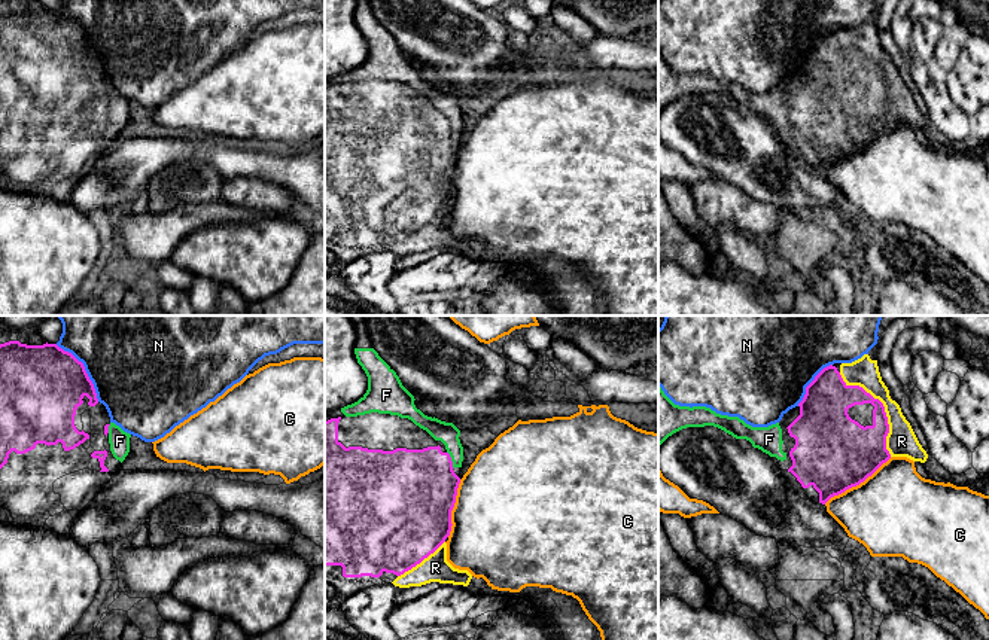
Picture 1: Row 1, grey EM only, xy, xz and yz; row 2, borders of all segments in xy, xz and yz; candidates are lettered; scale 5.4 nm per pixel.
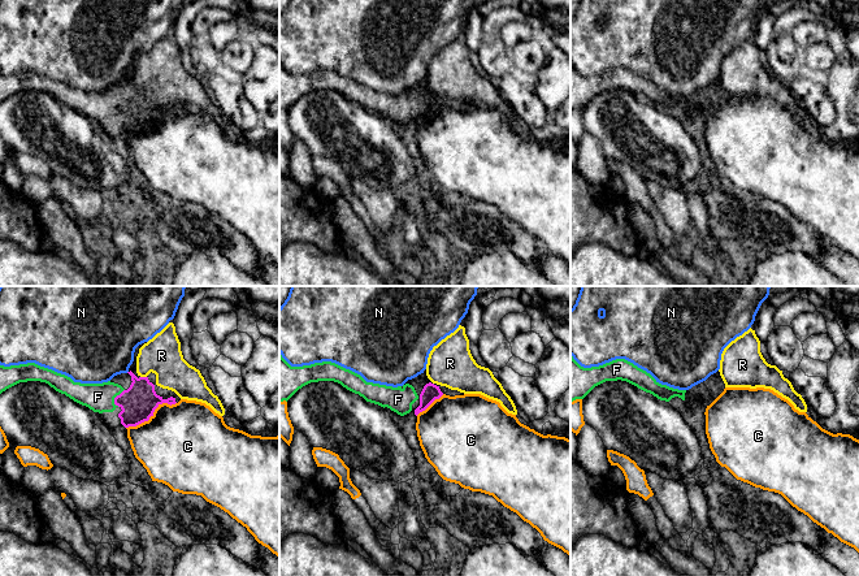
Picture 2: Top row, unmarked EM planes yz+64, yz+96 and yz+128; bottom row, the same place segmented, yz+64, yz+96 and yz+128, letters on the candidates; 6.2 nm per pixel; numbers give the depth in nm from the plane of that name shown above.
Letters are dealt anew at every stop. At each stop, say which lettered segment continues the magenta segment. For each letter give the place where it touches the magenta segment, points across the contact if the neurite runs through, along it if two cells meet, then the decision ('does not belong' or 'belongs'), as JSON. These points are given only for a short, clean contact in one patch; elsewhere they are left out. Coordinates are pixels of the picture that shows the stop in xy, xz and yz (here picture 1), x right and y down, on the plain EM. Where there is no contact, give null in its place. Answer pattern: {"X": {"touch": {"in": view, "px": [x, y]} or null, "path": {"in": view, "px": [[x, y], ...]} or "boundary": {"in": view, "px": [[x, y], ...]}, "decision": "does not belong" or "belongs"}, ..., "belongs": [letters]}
{"C": {"touch": {"in": "yz", "px": [857, 151]}, "decision": "does not belong"}, "F": {"touch": {"in": "xz", "px": [450, 125]}, "decision": "belongs"}, "N": {"touch": {"in": "xy", "px": [84, 36]}, "decision": "does not belong"}, "R": {"touch": {"in": "yz", "px": [883, 73]}, "decision": "does not belong"}, "belongs": ["F"]}

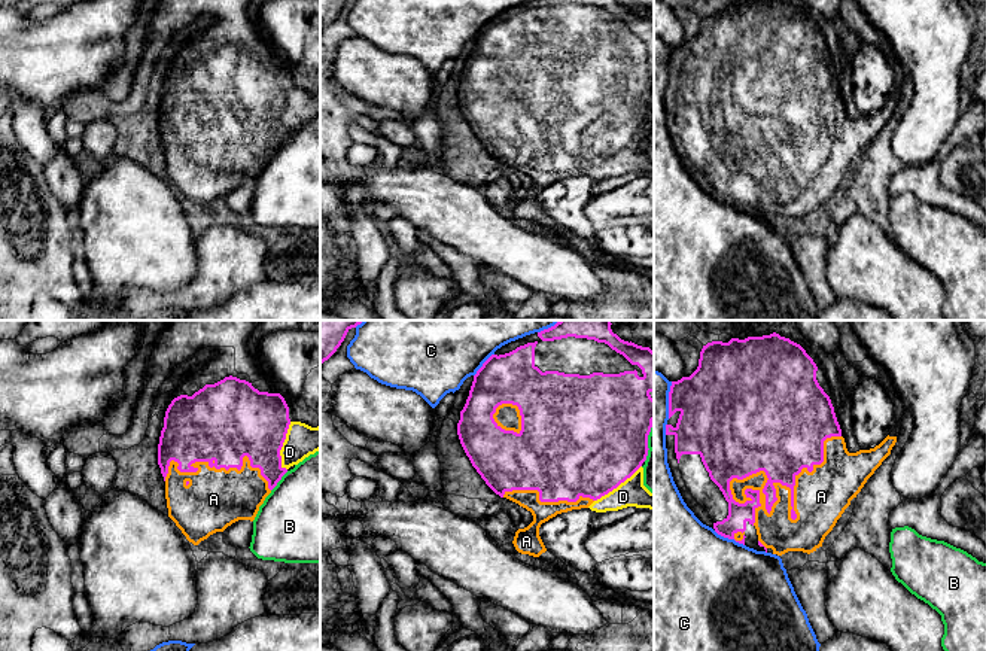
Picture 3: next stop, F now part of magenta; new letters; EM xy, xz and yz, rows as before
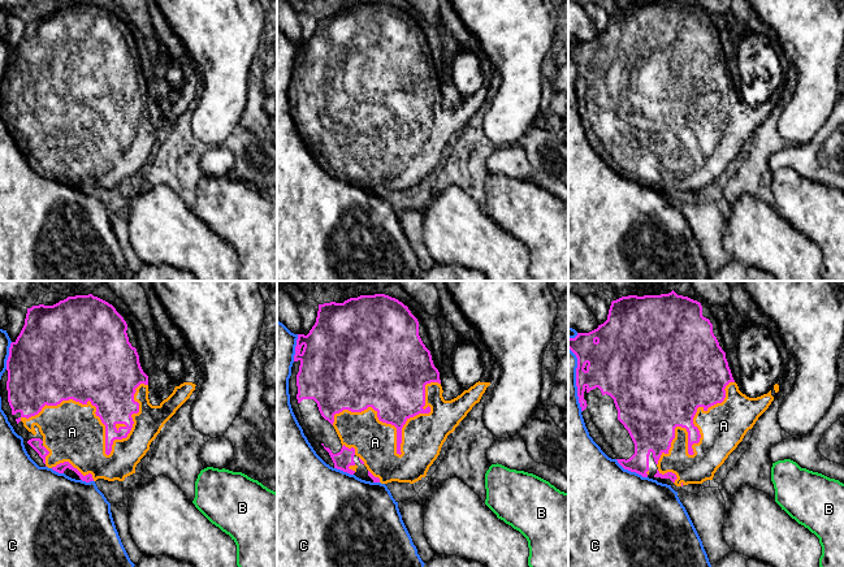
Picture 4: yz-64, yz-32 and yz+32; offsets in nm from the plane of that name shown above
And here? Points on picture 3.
{"A": {"touch": {"in": "yz", "px": [778, 148]}, "decision": "belongs"}, "B": {"touch": {"in": "xy", "px": [279, 146]}, "decision": "does not belong"}, "C": {"touch": {"in": "yz", "px": [729, 204]}, "decision": "does not belong"}, "D": {"touch": {"in": "xy", "px": [282, 112]}, "decision": "does not belong"}, "belongs": ["A"]}

